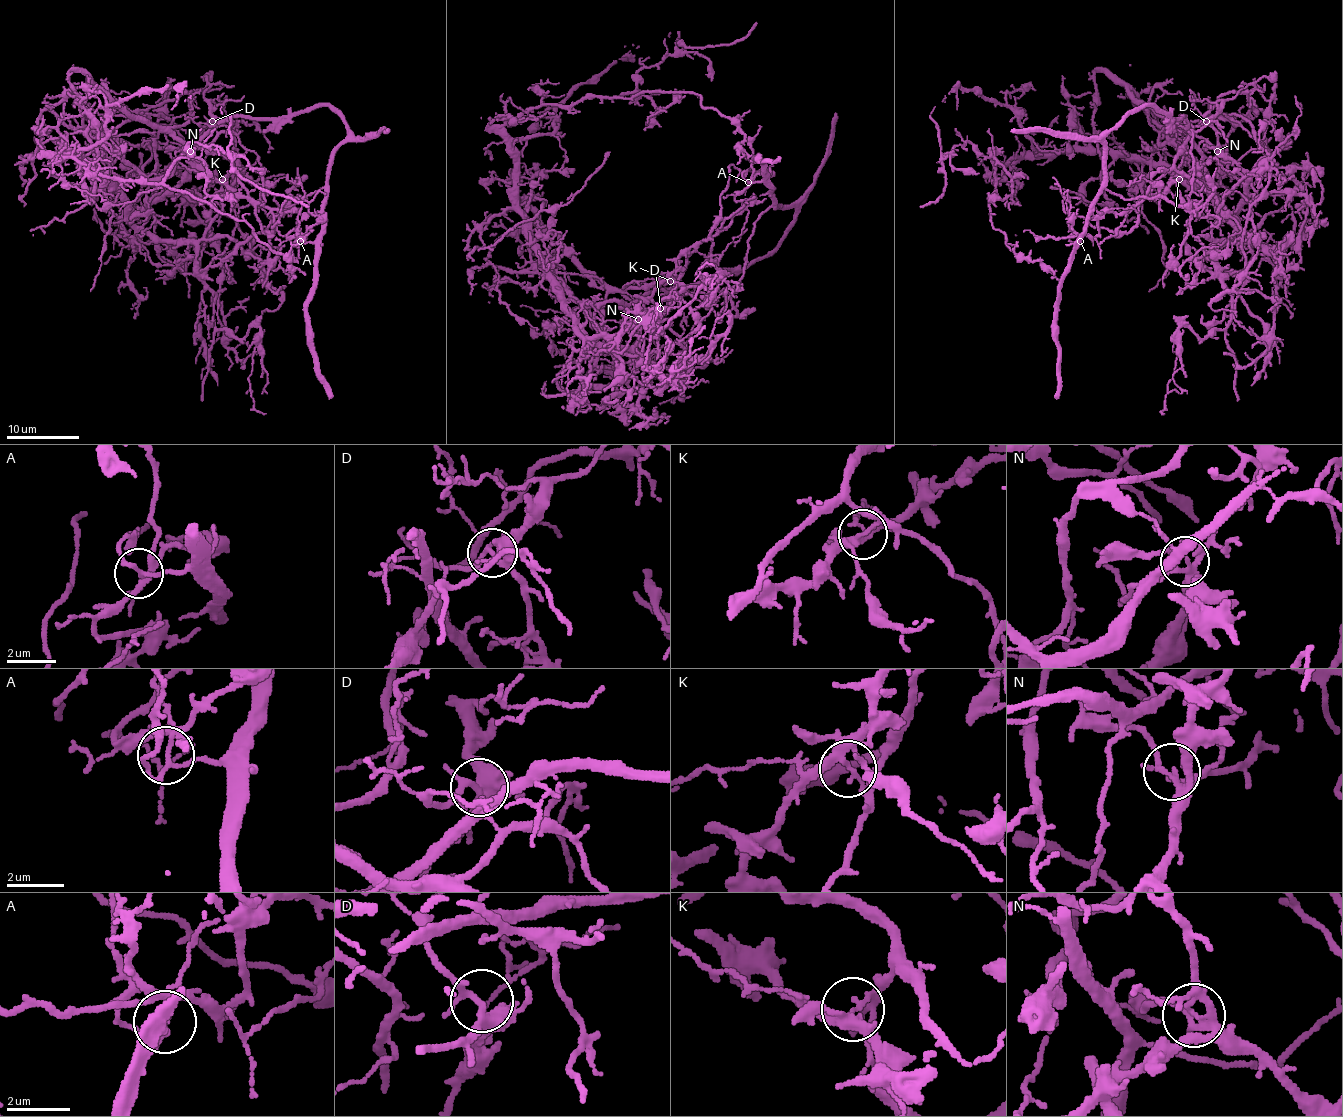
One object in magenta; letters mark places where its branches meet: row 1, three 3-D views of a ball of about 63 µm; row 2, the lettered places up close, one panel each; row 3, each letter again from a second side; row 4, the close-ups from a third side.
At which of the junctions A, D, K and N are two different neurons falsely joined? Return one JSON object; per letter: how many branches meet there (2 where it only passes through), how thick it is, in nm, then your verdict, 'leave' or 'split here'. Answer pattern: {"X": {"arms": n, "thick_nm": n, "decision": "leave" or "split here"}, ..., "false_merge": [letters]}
{"A": {"arms": 4, "thick_nm": 120, "decision": "split here"}, "D": {"arms": 4, "thick_nm": 200, "decision": "leave"}, "K": {"arms": 5, "thick_nm": 220, "decision": "split here"}, "N": {"arms": 6, "thick_nm": 160, "decision": "leave"}, "false_merge": ["A", "K"]}

